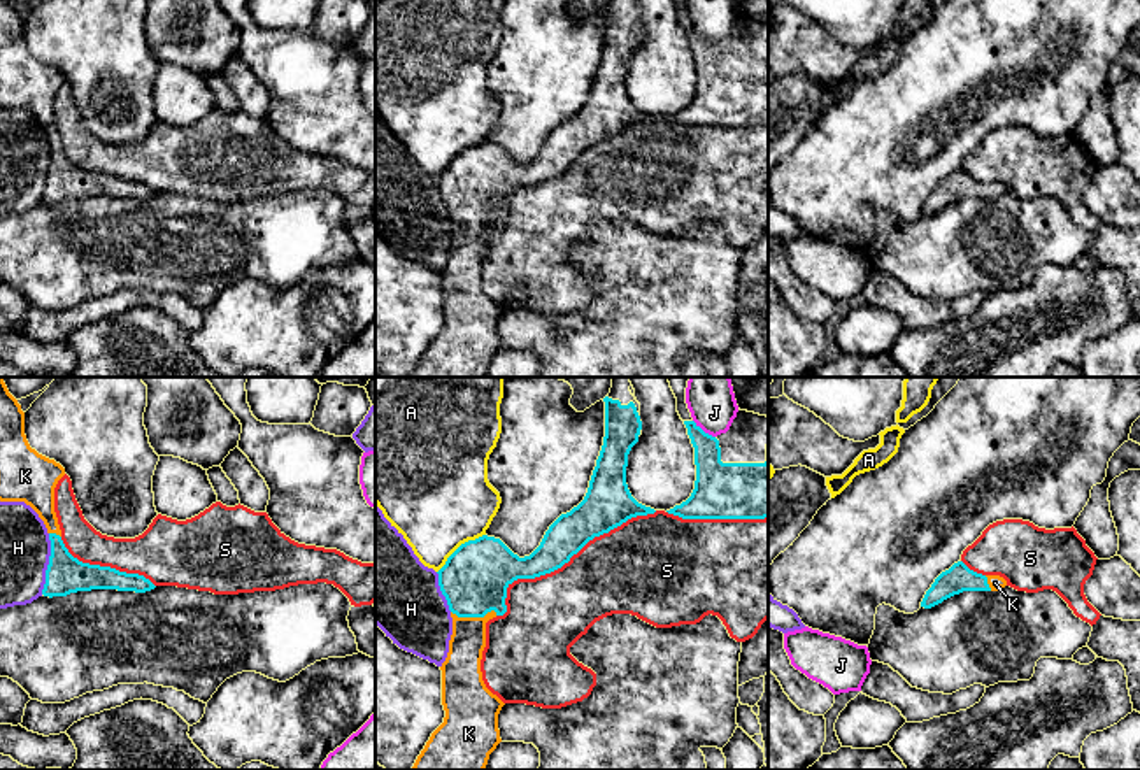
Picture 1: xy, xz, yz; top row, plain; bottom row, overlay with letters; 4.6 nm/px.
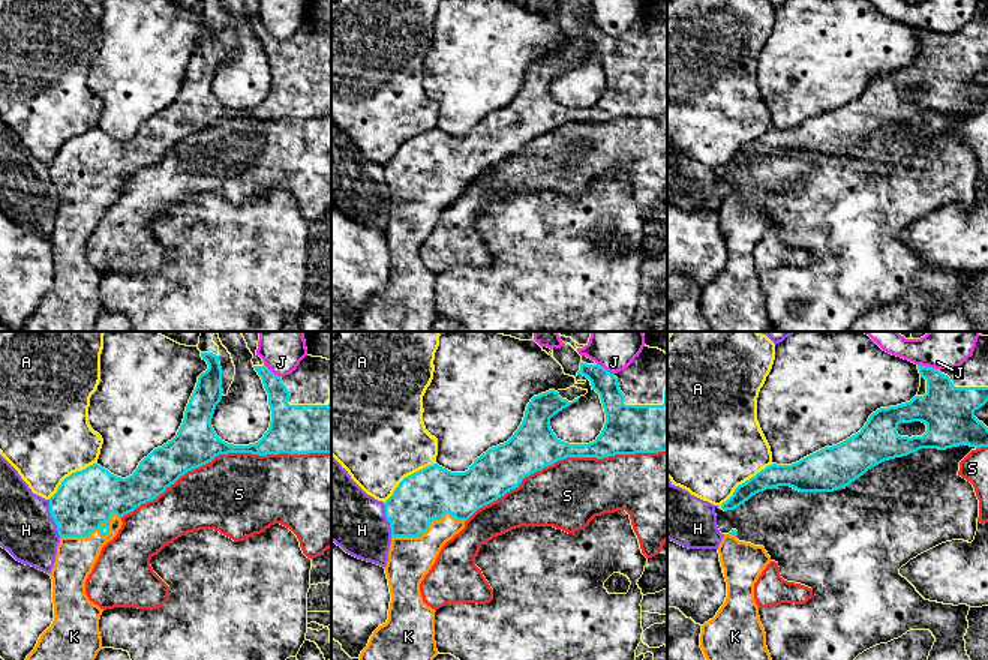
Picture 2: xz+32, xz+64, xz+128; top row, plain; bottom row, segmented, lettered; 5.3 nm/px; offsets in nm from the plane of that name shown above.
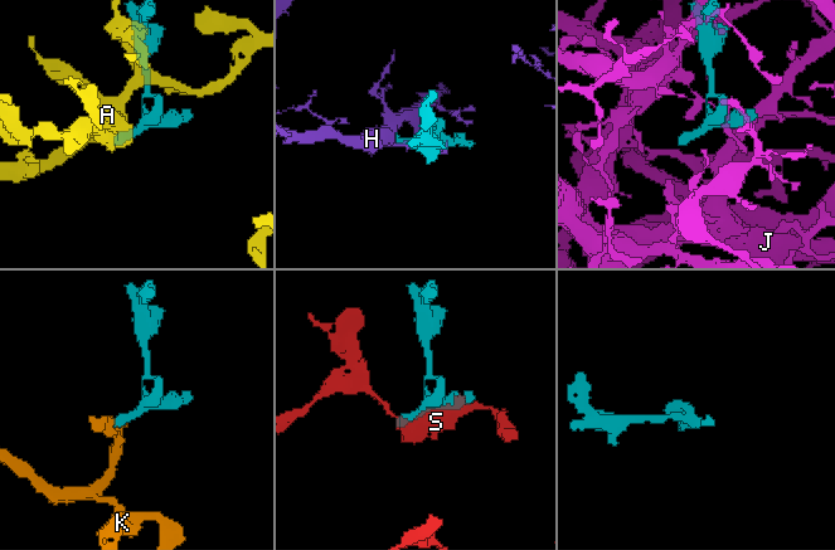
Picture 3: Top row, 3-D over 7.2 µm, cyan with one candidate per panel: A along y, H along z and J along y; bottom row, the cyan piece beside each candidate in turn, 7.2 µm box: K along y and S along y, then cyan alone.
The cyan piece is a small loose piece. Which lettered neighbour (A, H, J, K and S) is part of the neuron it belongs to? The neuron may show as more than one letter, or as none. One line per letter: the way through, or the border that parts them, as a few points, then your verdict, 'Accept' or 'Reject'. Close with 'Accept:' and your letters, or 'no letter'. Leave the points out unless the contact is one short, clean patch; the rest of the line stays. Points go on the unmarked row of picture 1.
A: Reject
H: Boundary: xy (49, 141), (49, 171), (41, 200). Reject
J: Reject
K: Accept
S: Reject
Accept: K

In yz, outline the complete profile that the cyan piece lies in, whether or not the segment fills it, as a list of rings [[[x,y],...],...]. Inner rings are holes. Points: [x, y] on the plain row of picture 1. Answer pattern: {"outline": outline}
{"outline": [[[958,168],[935,186],[924,202],[921,214],[931,216],[963,198],[998,198],[1005,193],[1007,188],[1003,184],[977,181],[970,177],[963,168]]]}

